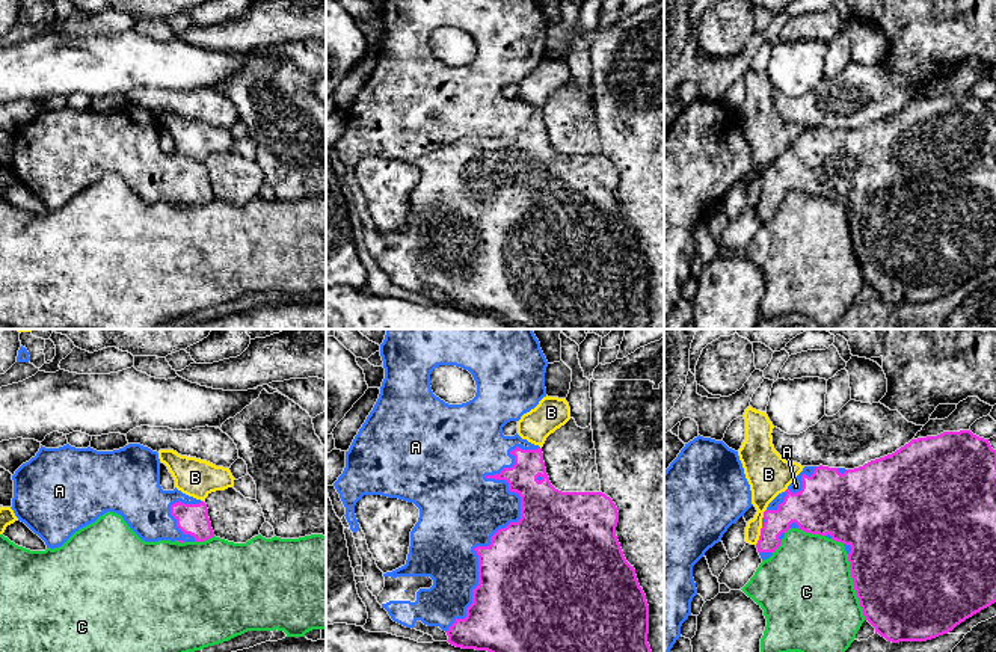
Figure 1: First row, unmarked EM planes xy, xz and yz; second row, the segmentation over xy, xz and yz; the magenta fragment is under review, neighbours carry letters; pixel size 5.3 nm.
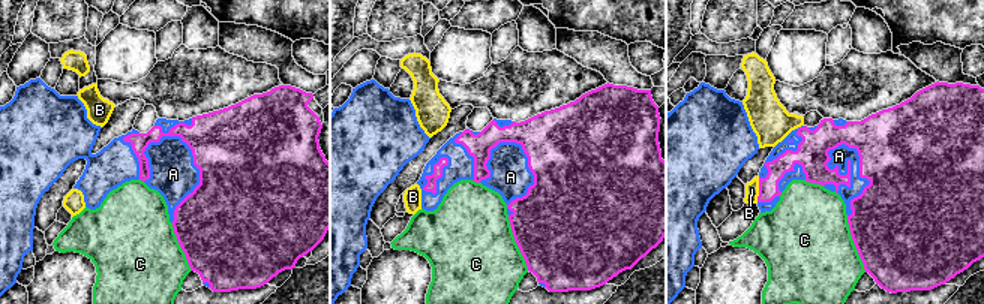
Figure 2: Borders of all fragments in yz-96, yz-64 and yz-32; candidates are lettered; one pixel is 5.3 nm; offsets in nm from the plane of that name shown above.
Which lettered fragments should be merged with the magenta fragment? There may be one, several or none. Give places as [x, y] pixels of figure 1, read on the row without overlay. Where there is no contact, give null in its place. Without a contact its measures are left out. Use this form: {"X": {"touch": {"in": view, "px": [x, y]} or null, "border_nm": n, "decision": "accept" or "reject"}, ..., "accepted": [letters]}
{"A": {"touch": {"in": "xz", "px": [509, 186]}, "border_nm": 1100, "decision": "accept"}, "B": {"touch": {"in": "yz", "px": [761, 196]}, "border_nm": 110, "decision": "reject"}, "C": {"touch": {"in": "yz", "px": [854, 249]}, "border_nm": 360, "decision": "reject"}, "accepted": ["A"]}

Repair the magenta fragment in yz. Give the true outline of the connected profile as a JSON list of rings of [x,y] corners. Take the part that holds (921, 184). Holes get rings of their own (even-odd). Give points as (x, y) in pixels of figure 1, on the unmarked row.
[[[960,92],[911,101],[895,115],[871,122],[854,131],[828,130],[822,127],[804,128],[788,151],[779,155],[764,174],[761,198],[756,205],[762,222],[770,220],[776,214],[789,190],[825,198],[845,208],[854,252],[865,282],[887,303],[927,303],[948,296],[966,281],[996,264],[996,112],[991,110],[988,101],[973,97],[970,92]]]

